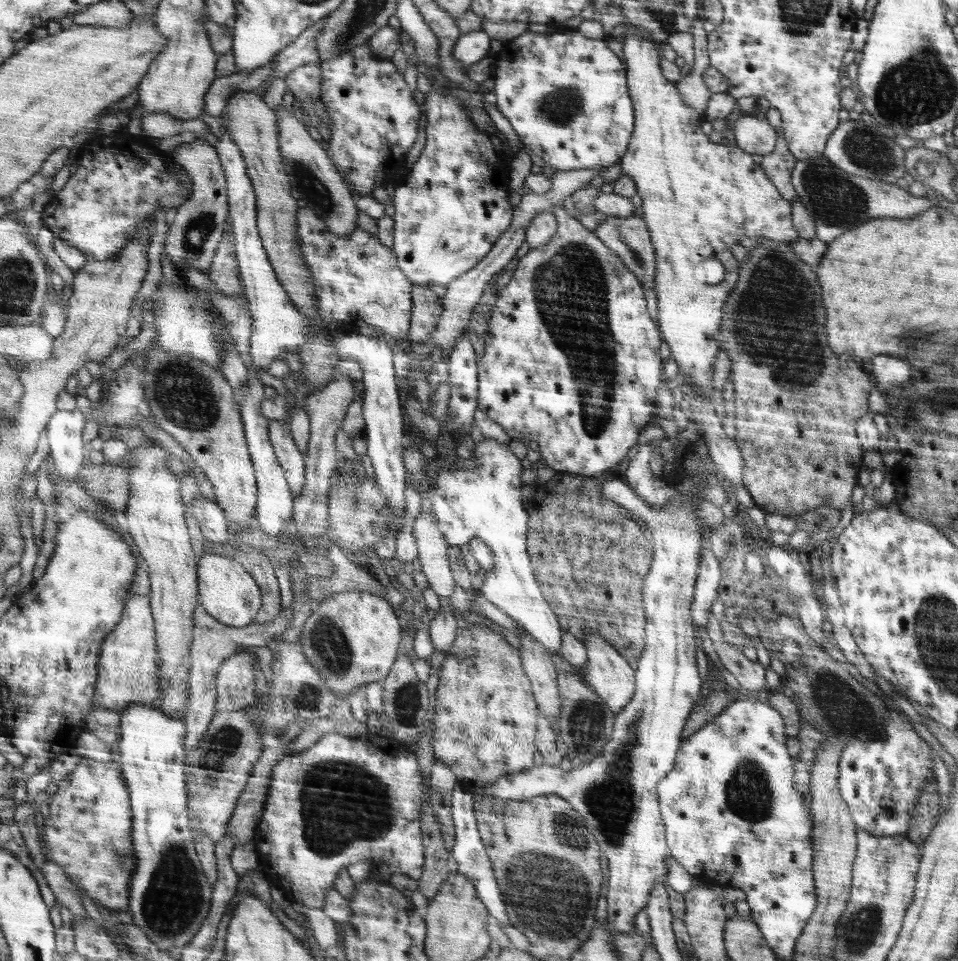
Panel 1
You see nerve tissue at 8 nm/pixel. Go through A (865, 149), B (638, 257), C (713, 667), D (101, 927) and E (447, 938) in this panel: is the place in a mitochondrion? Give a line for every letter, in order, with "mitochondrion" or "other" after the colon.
A: mitochondrion
B: mitochondrion
C: other
D: other
E: other

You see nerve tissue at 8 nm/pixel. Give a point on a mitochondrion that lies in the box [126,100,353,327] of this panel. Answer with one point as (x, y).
(310, 185)

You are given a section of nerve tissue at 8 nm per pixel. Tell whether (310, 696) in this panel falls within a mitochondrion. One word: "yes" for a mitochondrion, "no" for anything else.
yes

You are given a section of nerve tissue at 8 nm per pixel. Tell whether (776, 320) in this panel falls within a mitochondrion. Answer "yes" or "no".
yes

